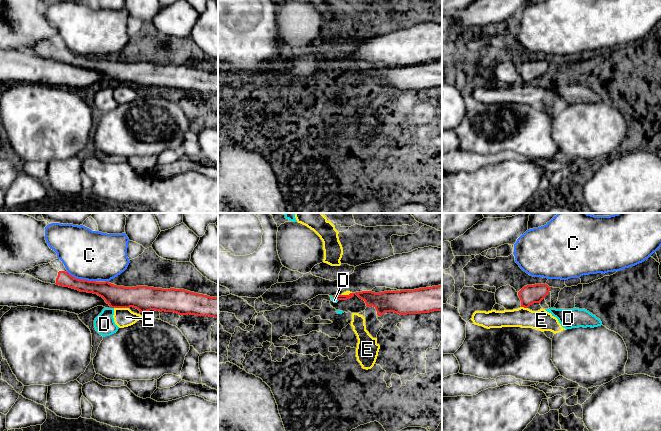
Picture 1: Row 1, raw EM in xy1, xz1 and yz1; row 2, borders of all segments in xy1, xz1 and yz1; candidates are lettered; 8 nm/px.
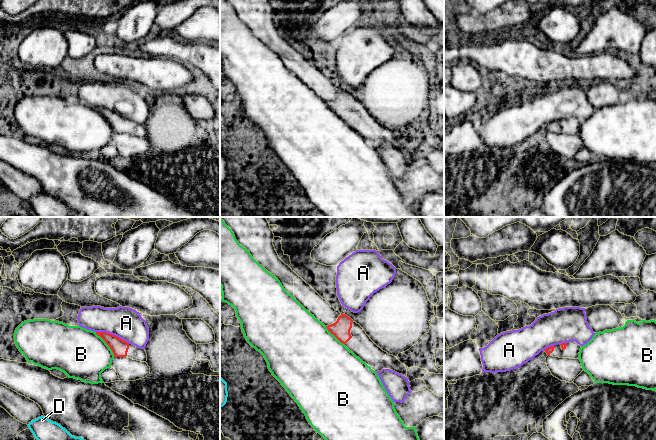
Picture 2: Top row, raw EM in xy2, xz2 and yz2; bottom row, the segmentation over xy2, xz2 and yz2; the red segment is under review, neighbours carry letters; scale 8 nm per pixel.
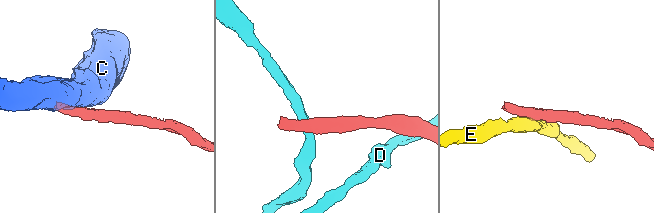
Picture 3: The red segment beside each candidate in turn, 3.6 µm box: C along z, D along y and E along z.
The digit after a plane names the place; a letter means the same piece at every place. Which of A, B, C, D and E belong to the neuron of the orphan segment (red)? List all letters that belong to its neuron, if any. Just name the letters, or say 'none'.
none

